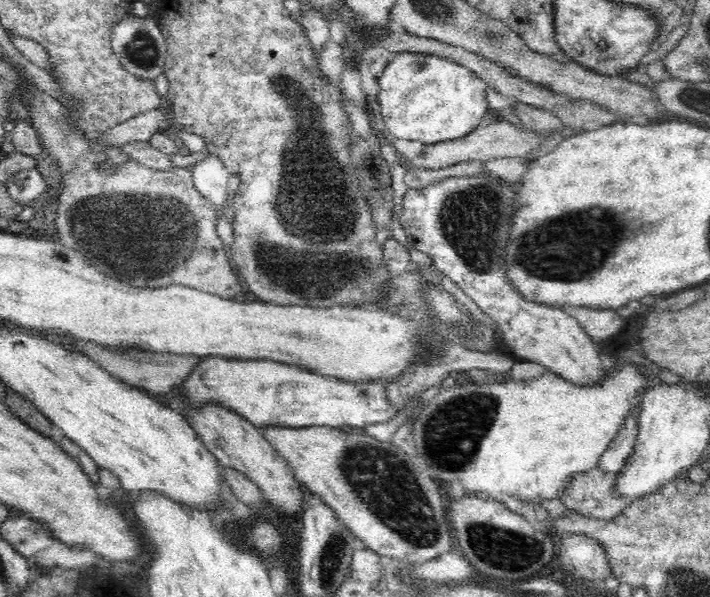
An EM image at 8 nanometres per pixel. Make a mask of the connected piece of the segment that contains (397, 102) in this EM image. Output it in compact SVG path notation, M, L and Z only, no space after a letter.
M402 52L390 56L390 62L384 67L378 83L378 104L387 126L387 135L402 140L419 140L425 145L458 140L470 134L488 112L487 84L469 68L435 55Z

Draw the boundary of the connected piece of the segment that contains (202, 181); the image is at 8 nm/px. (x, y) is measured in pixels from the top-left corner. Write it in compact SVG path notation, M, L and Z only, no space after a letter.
M208 155L193 166L193 183L216 210L222 212L228 202L228 181L231 172L219 156Z

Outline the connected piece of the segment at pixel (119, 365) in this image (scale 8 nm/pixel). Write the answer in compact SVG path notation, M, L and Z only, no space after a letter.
M48 334L47 337L52 337L67 348L87 356L116 379L120 379L122 382L128 383L133 387L143 388L144 391L148 391L152 396L170 393L172 386L182 384L194 370L196 364L202 362L202 357L196 355L144 351L144 349L138 349L138 347L132 347L131 349L110 349L86 339L70 337L70 335L62 335L59 338L59 336Z

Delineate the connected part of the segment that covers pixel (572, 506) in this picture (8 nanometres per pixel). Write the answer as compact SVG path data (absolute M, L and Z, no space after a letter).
M598 468L574 474L570 486L560 494L560 500L569 510L576 510L582 516L612 520L634 501L616 493L616 478L618 473Z

